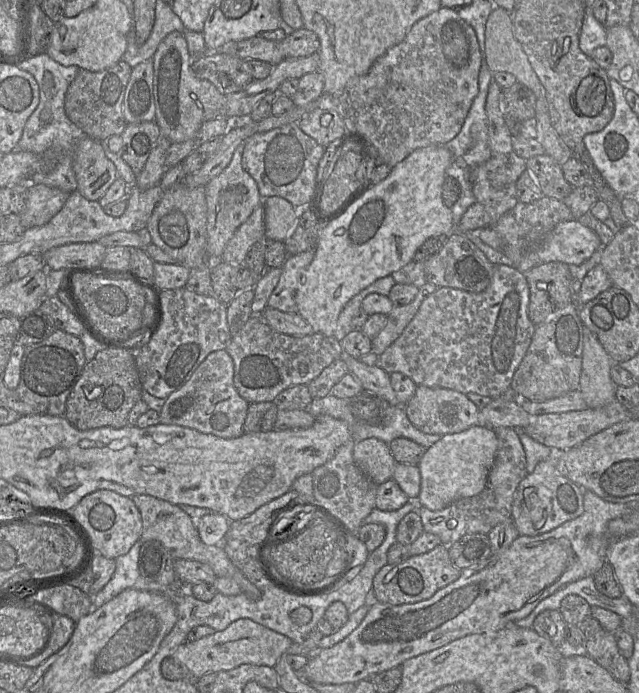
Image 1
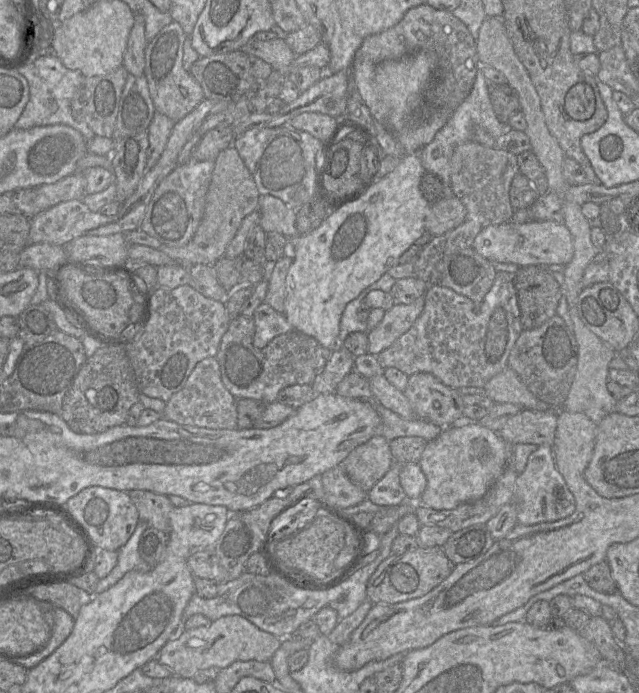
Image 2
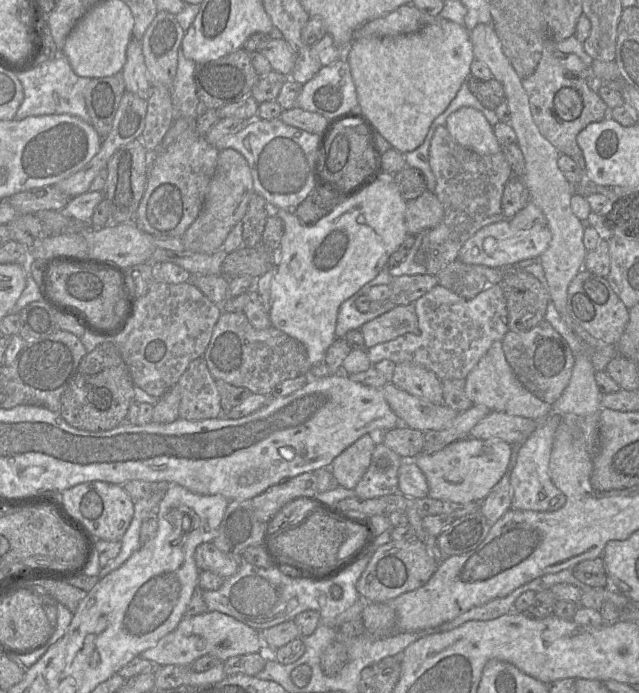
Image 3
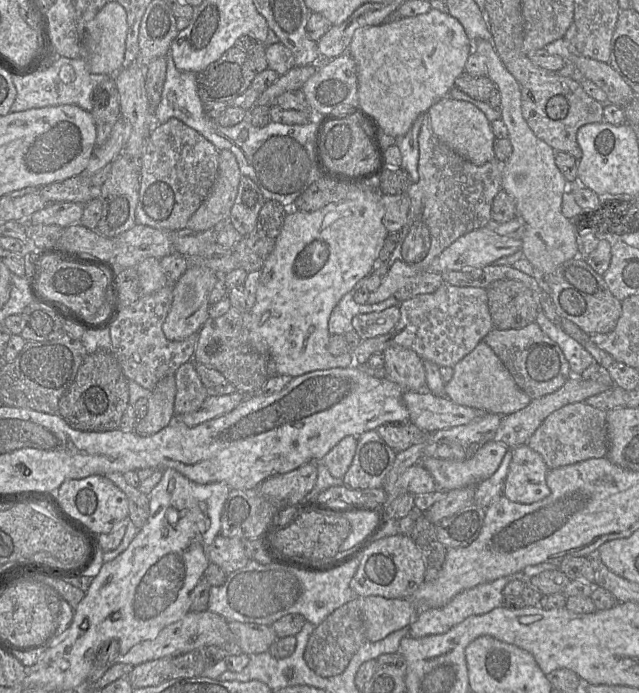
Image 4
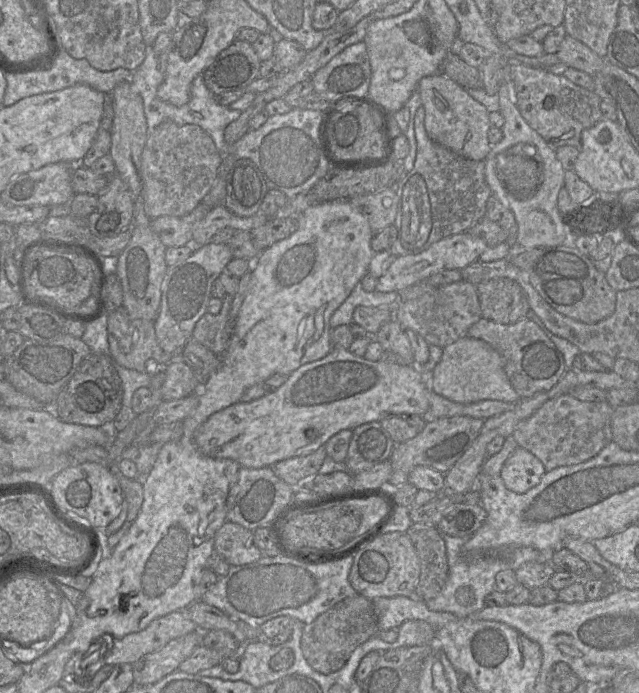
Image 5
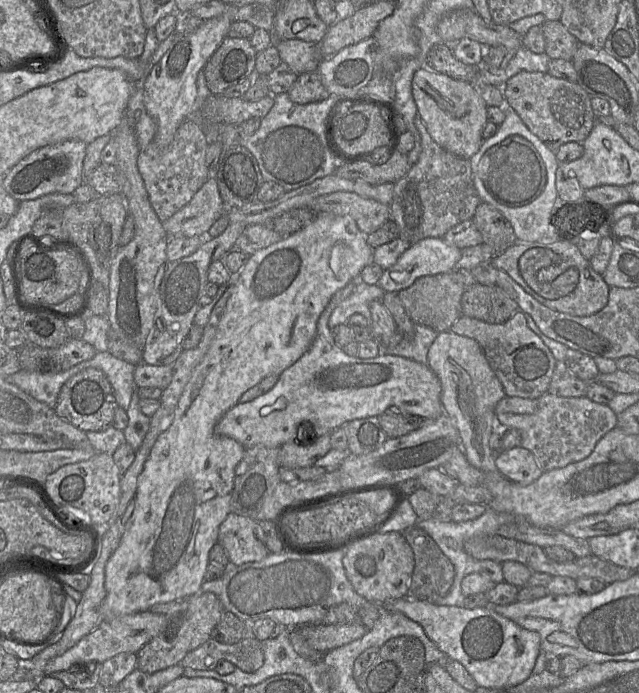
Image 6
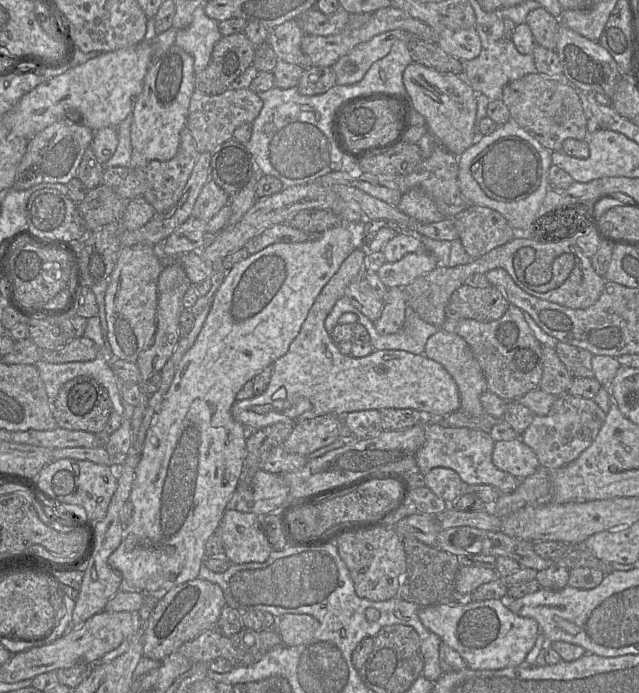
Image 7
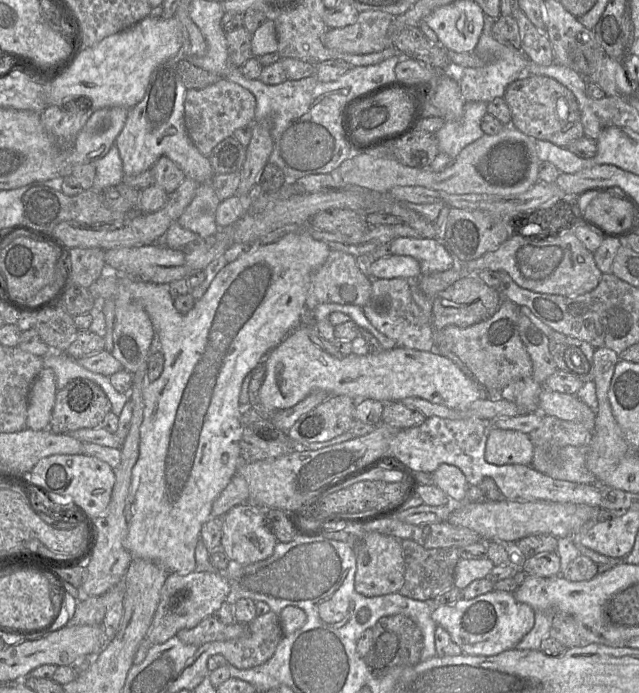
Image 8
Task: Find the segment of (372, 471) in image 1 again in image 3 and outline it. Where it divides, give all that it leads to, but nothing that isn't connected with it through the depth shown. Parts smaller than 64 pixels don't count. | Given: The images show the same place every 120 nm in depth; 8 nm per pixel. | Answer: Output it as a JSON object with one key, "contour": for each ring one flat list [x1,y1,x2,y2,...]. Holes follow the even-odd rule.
{"contour":[[365,434,339,454,329,466,339,486,354,489,367,471,378,442,377,434]]}

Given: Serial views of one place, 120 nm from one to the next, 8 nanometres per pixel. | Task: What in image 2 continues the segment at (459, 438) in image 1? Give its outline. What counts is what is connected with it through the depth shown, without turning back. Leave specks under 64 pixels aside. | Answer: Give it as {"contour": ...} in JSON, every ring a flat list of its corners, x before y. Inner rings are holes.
{"contour":[[462,421,444,427,440,435,429,441,419,465,427,479,419,502,435,510,451,510,483,497,501,475,508,458,508,445,498,433,476,421]]}

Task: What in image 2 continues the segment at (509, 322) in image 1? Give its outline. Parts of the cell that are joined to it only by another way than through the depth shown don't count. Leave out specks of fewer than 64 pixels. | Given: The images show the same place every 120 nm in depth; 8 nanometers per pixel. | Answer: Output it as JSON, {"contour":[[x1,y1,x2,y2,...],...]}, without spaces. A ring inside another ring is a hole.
{"contour":[[497,272,494,283,481,302,460,295,447,287,430,285,425,292,424,307,411,328,377,355,377,361,384,369,394,367,407,376,416,373,430,373,450,388,483,388,485,384,508,367,509,355,524,330,513,275]]}

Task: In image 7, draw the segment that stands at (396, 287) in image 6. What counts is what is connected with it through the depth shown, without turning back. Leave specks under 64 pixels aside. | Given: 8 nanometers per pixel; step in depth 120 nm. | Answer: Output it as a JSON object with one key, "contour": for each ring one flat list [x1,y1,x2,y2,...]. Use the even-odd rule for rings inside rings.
{"contour":[[415,252,406,254,397,262,384,263,376,274,387,288,404,288,437,266,438,262,430,252]]}

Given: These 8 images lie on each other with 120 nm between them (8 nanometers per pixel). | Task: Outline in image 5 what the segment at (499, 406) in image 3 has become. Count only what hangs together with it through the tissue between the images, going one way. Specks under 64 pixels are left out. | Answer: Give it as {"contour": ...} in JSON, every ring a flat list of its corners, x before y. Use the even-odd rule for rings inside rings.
{"contour":[[469,336,443,348,441,360,428,376,428,382,434,393,462,404,483,400,517,403,521,399,509,381,500,354,489,343]]}

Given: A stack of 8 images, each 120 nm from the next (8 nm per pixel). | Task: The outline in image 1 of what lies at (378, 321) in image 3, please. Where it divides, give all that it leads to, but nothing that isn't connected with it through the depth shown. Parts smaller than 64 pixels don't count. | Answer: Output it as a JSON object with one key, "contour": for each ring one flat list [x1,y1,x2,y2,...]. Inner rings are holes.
{"contour":[[426,282,419,288,418,294,412,302,404,306,395,306,387,315,385,327,371,340,371,352,378,356,382,354,402,334,424,299,438,288,438,286]]}

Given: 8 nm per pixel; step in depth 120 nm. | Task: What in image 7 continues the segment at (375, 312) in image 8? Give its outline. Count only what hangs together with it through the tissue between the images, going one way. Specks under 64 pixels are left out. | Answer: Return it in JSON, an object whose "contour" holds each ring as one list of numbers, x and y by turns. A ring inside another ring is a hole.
{"contour":[[401,287,388,288,383,299,383,311,374,326,381,335,398,333,405,323,406,300]]}

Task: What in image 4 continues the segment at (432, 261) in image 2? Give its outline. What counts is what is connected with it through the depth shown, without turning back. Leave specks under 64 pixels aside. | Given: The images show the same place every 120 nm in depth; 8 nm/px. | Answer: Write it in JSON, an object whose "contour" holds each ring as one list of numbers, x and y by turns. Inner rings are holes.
{"contour":[[428,113,423,114,419,136,419,160,416,183,411,184,406,195,410,207,407,221,400,230,400,238,391,258,389,267,395,260,405,262,414,268,426,269,441,252,451,245,460,236,473,230,486,227,491,218,492,203,495,196,502,189,503,162,493,159,483,165,477,166,443,144,433,133]]}

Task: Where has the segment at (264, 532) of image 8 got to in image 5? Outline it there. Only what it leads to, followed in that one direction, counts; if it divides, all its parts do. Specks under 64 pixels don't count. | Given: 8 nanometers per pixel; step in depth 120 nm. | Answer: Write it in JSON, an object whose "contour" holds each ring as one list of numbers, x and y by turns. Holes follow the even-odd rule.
{"contour":[[229,521,216,531,214,549,230,566,250,564,263,556,254,544,253,531]]}

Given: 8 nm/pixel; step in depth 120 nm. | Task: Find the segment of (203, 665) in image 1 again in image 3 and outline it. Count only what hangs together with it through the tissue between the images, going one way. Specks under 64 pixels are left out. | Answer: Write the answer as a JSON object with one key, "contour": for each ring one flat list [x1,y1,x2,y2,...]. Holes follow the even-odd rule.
{"contour":[[207,611,193,617,183,617,177,627,157,644,139,656,151,661,156,667,166,665,191,666,204,655,216,657,221,662,228,658,259,653,264,646,260,631,247,626,235,618,218,611]]}

